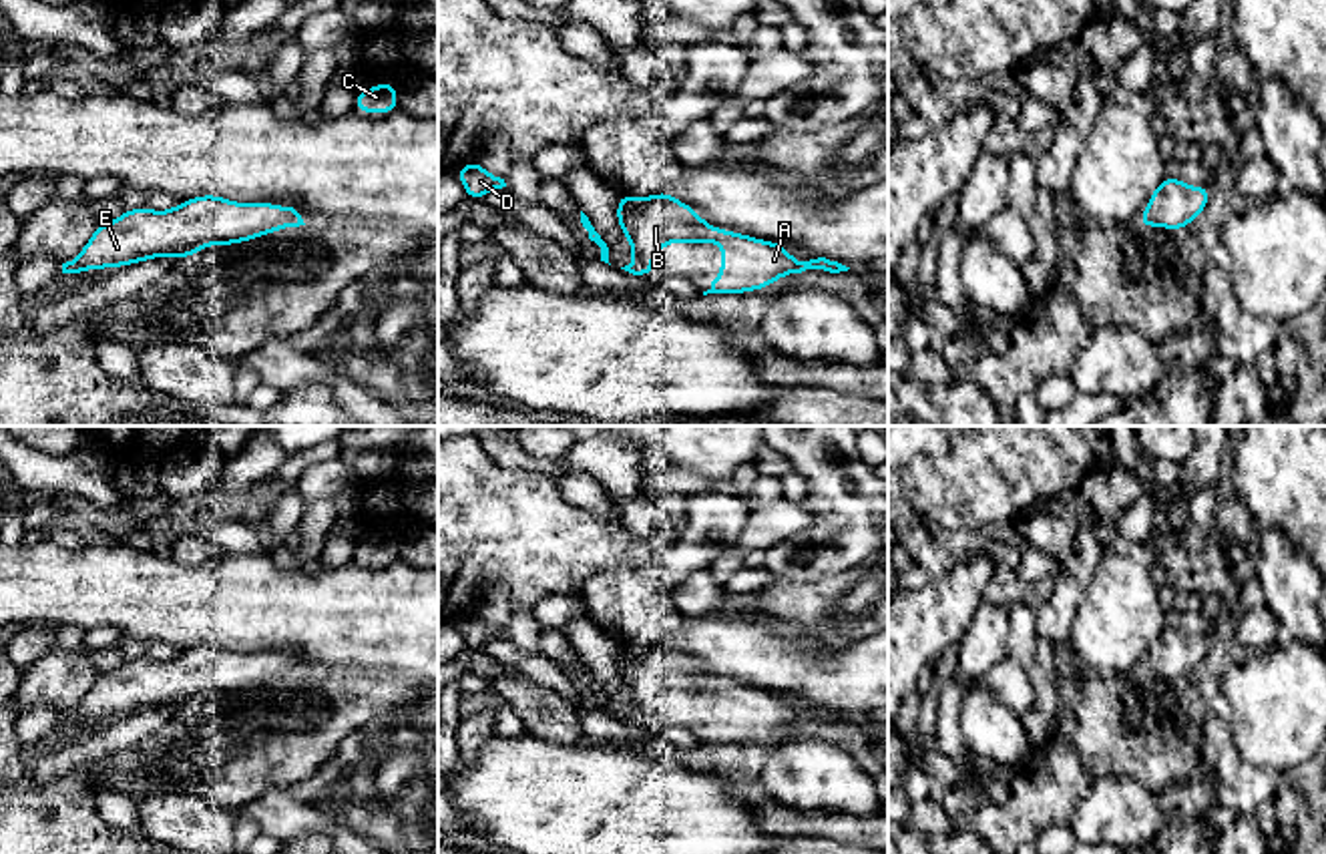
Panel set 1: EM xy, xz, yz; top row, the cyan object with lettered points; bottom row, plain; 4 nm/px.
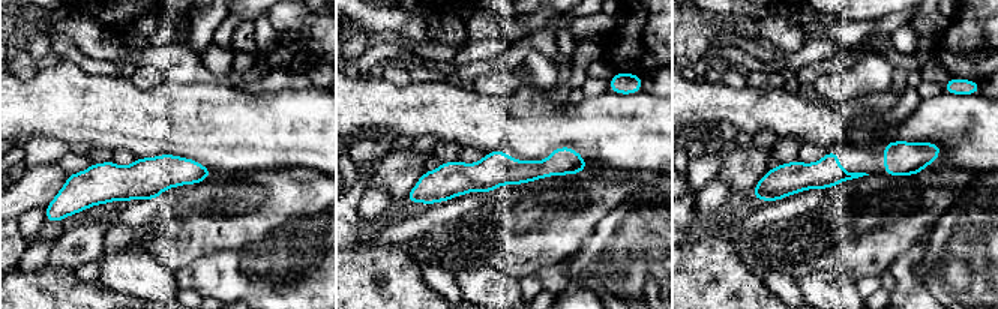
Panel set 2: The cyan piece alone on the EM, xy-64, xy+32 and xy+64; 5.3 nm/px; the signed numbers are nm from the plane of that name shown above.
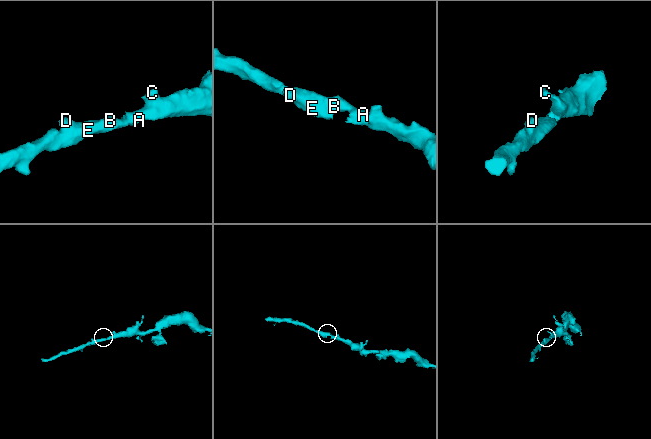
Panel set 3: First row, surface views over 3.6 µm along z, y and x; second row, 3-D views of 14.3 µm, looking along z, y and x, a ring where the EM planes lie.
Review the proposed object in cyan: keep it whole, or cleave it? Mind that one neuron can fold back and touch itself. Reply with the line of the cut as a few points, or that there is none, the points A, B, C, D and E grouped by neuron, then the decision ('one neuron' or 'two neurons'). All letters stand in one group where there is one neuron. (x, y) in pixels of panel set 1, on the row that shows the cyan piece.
no cut; A B C D E; one neuron

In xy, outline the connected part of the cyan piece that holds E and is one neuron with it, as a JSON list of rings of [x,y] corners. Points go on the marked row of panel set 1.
[[[199,195],[167,211],[129,209],[98,223],[80,253],[62,263],[62,273],[127,267],[165,255],[189,259],[209,245],[237,245],[299,225],[305,223],[293,207],[235,203],[219,195]]]

